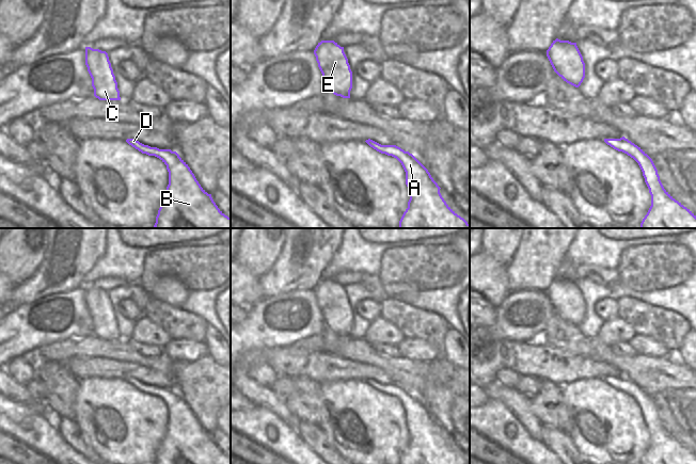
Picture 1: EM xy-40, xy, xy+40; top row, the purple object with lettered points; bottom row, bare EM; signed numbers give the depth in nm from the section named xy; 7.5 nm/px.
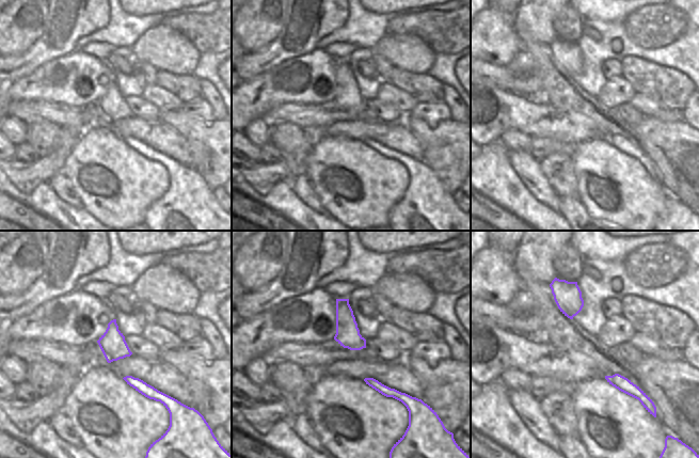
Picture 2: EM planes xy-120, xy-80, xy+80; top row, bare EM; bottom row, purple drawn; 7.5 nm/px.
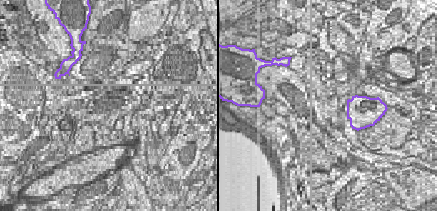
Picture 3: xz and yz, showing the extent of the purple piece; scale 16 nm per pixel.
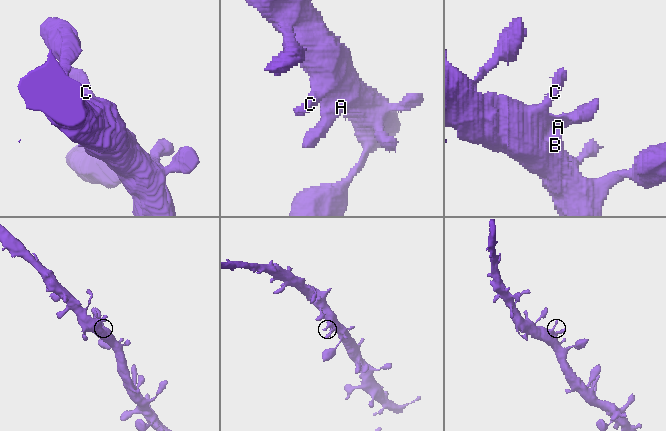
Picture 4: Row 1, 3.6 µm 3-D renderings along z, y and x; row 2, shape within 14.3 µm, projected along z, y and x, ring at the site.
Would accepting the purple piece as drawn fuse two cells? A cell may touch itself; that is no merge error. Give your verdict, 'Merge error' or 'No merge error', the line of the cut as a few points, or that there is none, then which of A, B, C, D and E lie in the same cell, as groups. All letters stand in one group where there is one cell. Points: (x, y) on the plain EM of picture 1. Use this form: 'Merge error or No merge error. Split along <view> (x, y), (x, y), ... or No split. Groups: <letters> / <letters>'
No merge error. No split. Groups: A B C D E

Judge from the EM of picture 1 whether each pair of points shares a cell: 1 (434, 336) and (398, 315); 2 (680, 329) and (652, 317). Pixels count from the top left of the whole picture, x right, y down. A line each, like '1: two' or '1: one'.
1: one
2: one

